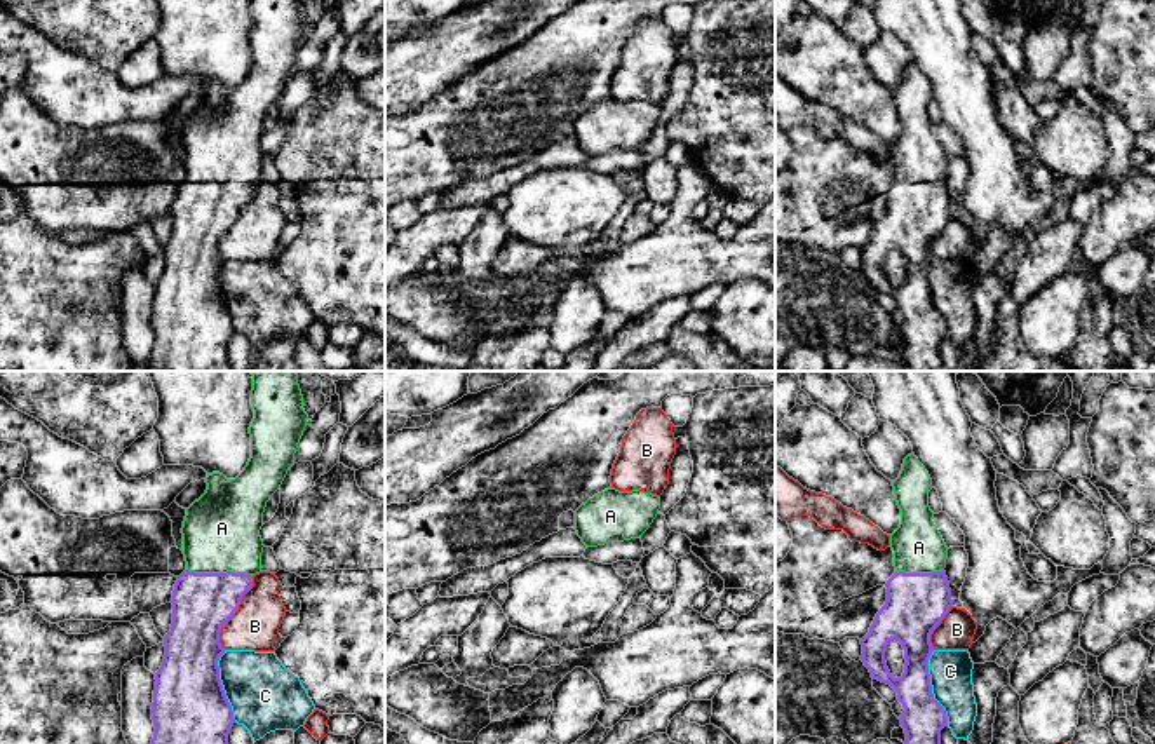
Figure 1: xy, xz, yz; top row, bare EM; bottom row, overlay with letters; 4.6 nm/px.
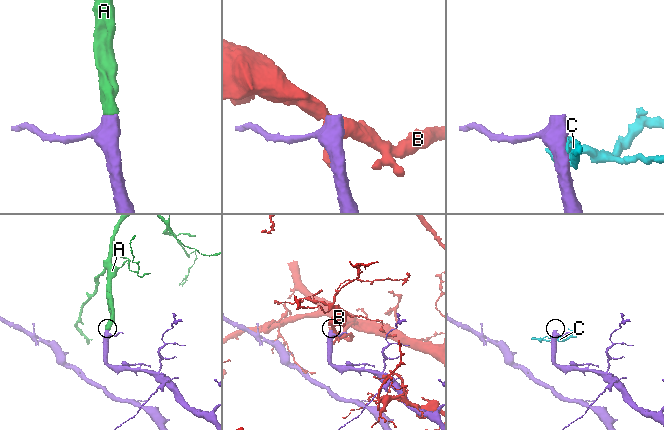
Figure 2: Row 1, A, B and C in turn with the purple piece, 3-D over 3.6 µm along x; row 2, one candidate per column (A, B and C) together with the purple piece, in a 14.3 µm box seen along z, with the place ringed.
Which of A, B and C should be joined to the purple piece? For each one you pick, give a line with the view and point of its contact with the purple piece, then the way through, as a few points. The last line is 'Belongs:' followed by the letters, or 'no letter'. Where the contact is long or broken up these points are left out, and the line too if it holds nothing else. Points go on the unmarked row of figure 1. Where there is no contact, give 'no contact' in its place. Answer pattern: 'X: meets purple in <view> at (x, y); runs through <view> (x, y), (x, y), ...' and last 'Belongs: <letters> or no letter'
A: meets purple in xy at (220, 183); runs through xy (202, 213), (220, 183), (222, 138)
Belongs: A

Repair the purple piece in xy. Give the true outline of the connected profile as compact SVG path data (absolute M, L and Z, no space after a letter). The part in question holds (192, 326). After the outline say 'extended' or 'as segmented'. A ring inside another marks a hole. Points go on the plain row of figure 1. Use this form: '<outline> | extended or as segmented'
M251 0L251 14L254 28L247 75L235 89L207 84L206 103L186 118L183 131L186 179L174 193L172 233L164 247L164 272L155 282L150 371L230 371L228 343L235 329L220 289L218 270L225 263L220 240L253 197L253 186L261 181L263 122L294 73L308 28L301 0Z | extended

